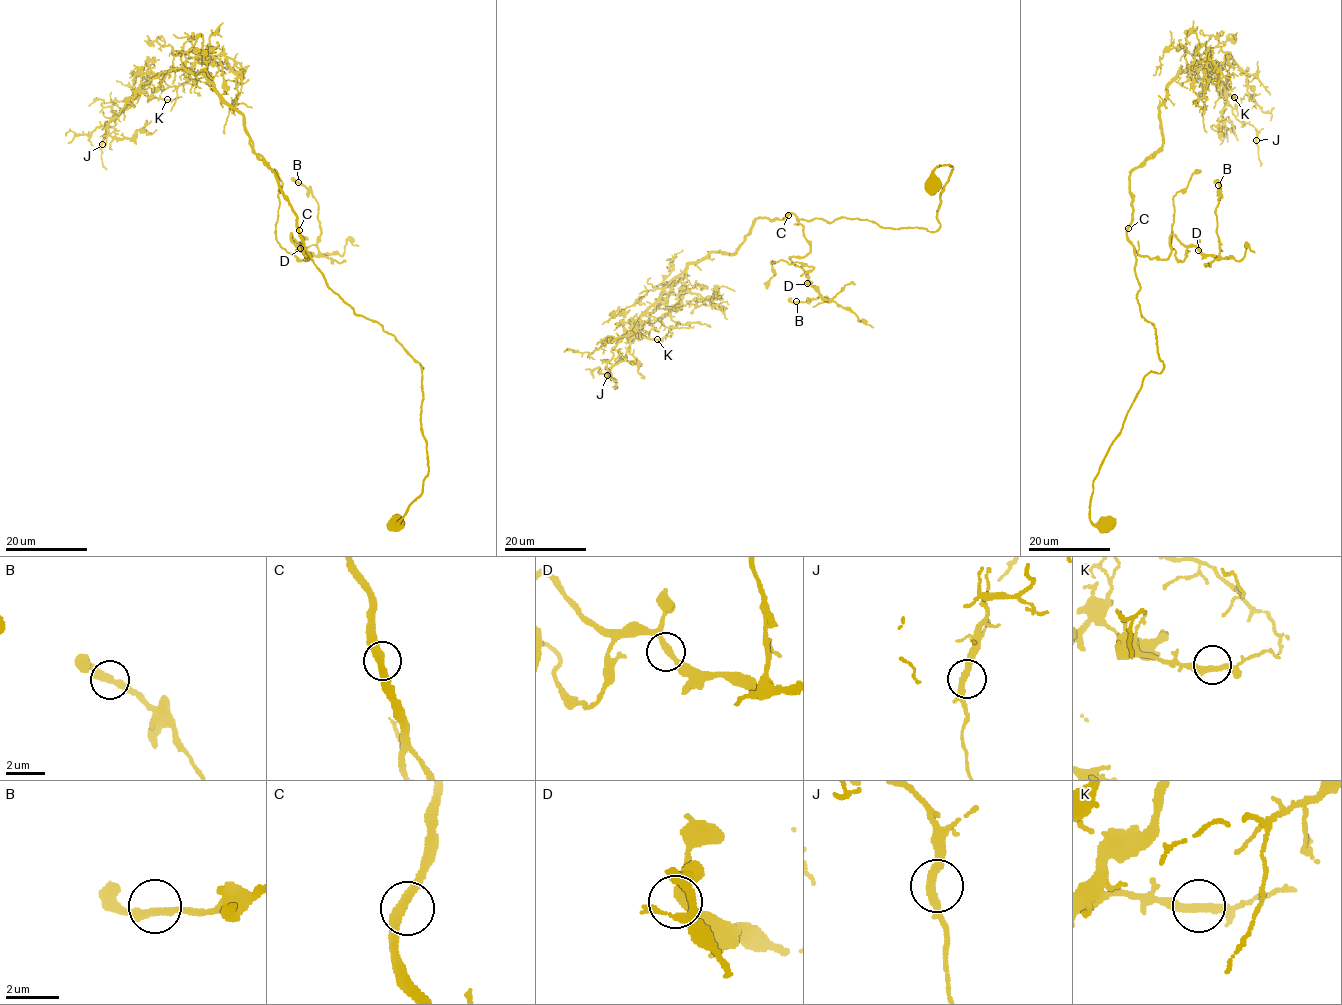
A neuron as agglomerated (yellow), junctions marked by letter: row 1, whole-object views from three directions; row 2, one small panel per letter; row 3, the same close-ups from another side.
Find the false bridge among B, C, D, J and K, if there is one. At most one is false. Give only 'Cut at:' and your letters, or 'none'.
Cut at: none

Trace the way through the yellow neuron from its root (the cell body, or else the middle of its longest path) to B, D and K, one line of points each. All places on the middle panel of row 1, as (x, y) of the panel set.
B: (791, 212), (803, 226), (810, 251), (790, 258), (806, 273), (807, 282), (829, 301), (819, 296), (796, 301)
D: (791, 212), (803, 226), (803, 236), (810, 245), (809, 252), (804, 256), (790, 258), (806, 273), (807, 283)
K: (791, 212), (781, 219), (758, 217), (732, 254), (710, 252), (688, 264), (634, 328), (642, 337), (657, 339)

